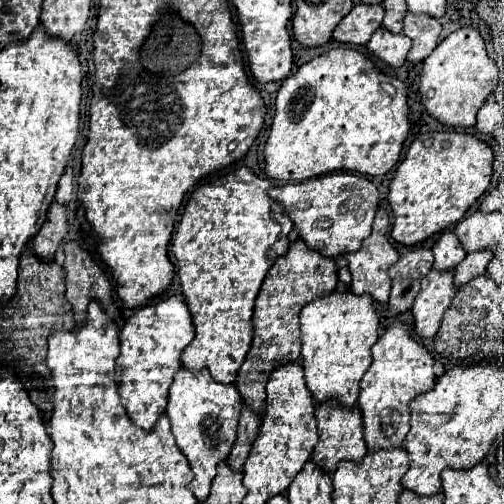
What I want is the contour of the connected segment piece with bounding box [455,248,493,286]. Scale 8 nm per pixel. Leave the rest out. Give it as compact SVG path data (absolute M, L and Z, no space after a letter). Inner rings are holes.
M487 248L467 254L463 258L463 262L457 264L457 268L455 268L455 286L463 286L469 280L473 280L475 276L485 274L491 256L493 256L493 250L487 250Z

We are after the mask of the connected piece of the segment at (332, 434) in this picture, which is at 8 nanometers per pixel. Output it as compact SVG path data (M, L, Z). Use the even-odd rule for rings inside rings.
M329 398L321 404L317 404L315 418L317 418L317 428L319 428L319 440L315 444L311 458L323 470L335 472L335 468L341 460L359 460L367 454L367 444L365 444L365 438L363 438L363 416L359 412L359 406L347 408L339 400Z

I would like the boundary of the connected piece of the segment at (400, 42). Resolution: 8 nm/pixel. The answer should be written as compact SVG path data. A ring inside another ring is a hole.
M379 28L371 40L367 42L367 48L377 54L383 62L391 64L391 66L401 66L407 58L407 52L411 48L411 38L405 36L403 32L399 34L393 34L393 32L387 32L387 28Z

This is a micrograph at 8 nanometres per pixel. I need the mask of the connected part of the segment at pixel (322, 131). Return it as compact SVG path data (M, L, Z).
M339 46L305 62L295 74L283 80L275 100L271 132L265 144L265 174L273 180L293 182L329 174L335 170L381 176L399 162L407 134L409 106L405 82L385 74L363 52Z

